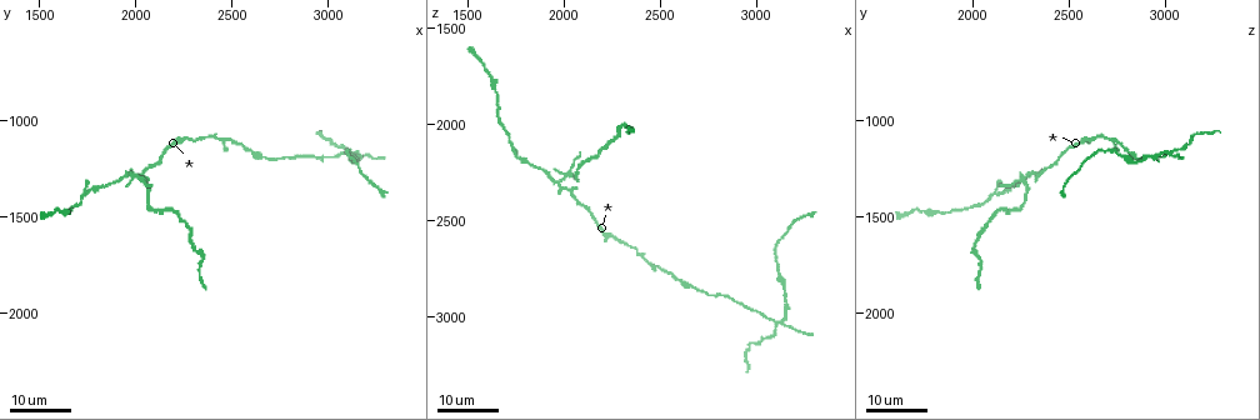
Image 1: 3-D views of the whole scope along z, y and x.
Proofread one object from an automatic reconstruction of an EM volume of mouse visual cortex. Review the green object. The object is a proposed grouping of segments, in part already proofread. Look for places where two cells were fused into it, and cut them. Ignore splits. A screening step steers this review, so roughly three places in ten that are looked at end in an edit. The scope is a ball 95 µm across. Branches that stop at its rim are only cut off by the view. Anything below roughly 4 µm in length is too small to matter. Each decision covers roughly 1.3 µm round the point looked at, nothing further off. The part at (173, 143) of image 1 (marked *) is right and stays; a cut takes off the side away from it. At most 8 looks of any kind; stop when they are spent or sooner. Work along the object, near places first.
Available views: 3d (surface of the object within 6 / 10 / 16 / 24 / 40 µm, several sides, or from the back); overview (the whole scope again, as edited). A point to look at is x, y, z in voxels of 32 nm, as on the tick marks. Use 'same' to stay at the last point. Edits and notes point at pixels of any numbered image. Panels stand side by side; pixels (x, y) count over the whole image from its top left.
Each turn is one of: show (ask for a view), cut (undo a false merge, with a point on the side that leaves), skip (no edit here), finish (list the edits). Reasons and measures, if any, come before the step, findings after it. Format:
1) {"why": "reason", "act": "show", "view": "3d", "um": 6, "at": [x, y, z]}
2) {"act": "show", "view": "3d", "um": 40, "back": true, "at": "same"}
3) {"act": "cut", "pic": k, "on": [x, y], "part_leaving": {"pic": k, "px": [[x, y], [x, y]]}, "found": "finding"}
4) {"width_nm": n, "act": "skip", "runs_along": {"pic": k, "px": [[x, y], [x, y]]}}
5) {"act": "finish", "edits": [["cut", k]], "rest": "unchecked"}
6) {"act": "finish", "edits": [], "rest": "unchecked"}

{"why": "sudden change in width", "act": "show", "view": "3d", "um": 16, "at": [2250, 1090, 2590]}

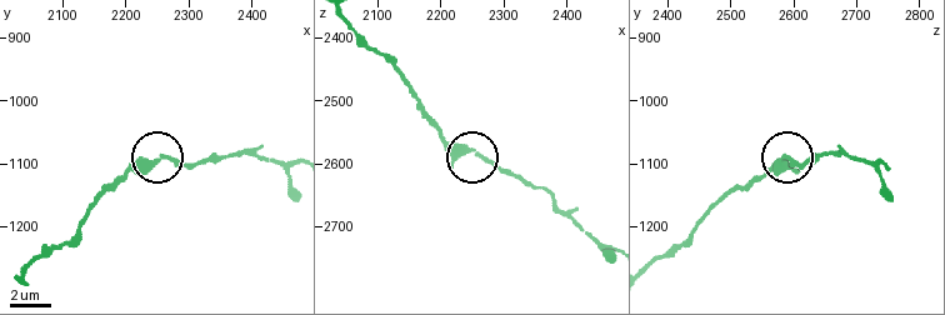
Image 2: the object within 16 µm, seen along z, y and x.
{"act": "show", "view": "3d", "um": 10, "at": [2245, 1100, 2575]}

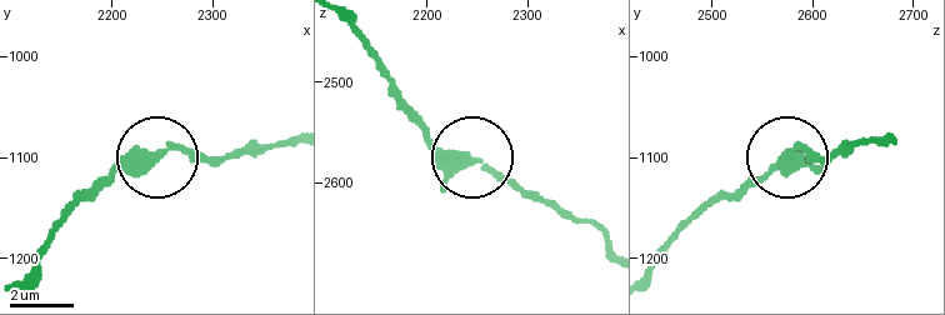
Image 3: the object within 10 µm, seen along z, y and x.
{"act": "skip", "runs_along": {"pic": 3, "px": [[108, 175], [180, 151], [226, 159]]}, "found": "all the same cell"}

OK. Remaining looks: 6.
{"why": "arms part here", "act": "show", "view": "3d", "um": 16, "at": [3110, 1150, 3050]}

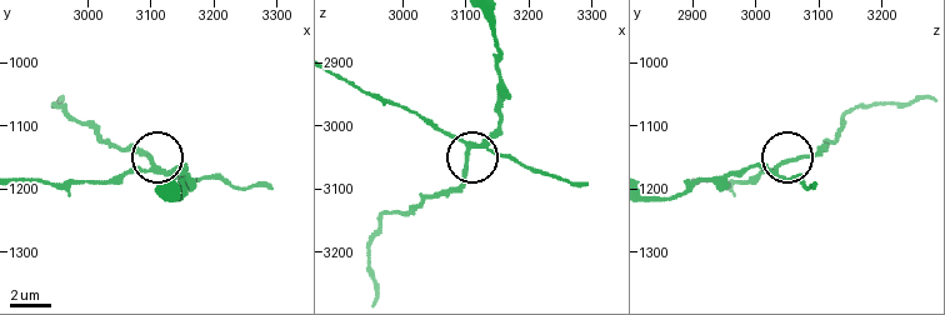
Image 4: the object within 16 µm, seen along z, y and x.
{"why": "zoom in", "act": "show", "view": "3d", "um": 10, "at": [3100, 1165, 3040]}

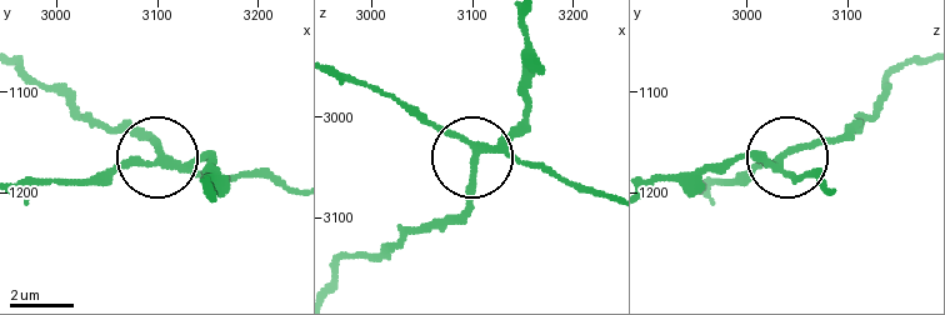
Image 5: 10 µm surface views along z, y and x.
{"arms": 3, "act": "cut", "pic": 5, "on": [215, 151], "part_leaving": {"pic": 5, "px": [[491, 146], [520, 109], [529, 53], [523, 20]]}, "found": "a second cell is stuck on"}

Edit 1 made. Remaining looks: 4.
{"act": "show", "view": "overview"}

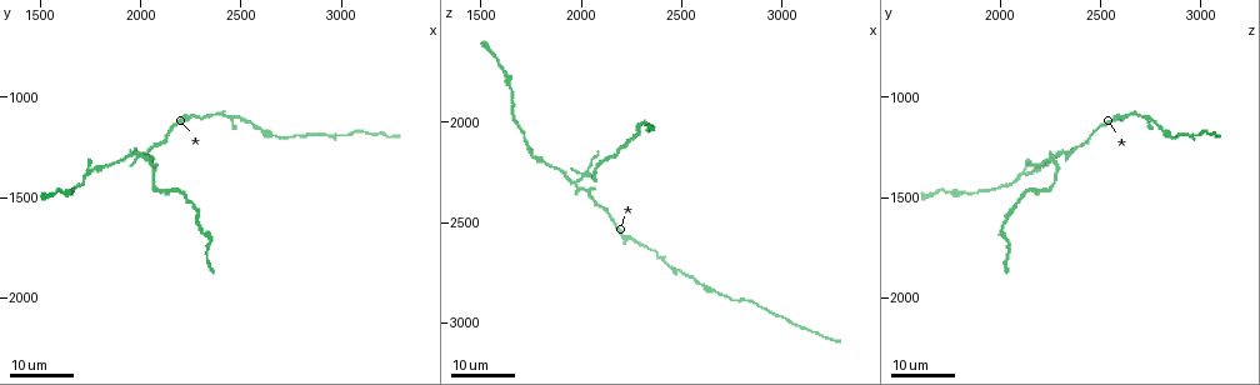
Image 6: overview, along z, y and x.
{"why": "calibre changes", "act": "show", "view": "3d", "um": 24, "at": [2600, 1170, 2820]}

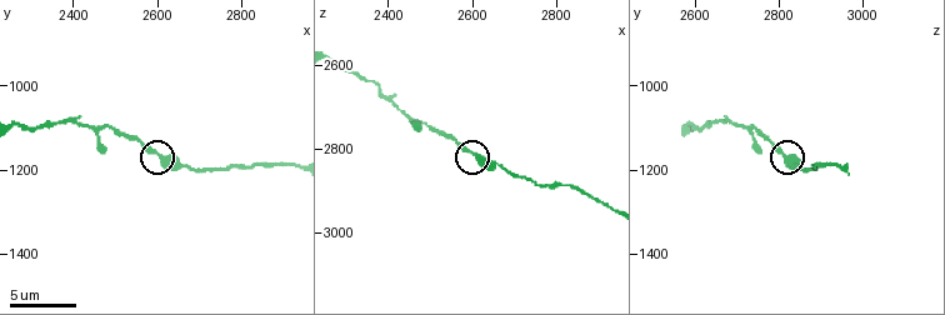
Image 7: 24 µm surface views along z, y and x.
{"why": "zoom in", "act": "show", "view": "3d", "um": 10, "at": [2605, 1160, 2815]}

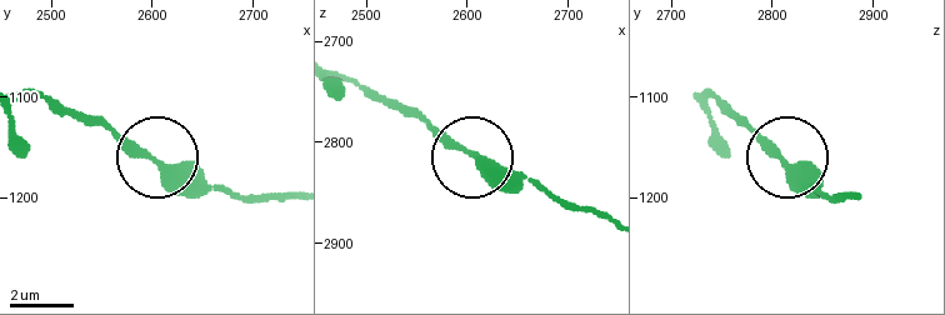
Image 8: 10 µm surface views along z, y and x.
{"width_nm": 280, "act": "skip", "runs_along": {"pic": 8, "px": [[26, 90], [218, 188]]}, "found": "continuous, no second cell"}

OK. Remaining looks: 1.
{"act": "finish", "edits": [["cut", 5]], "rest": "unchecked"}

